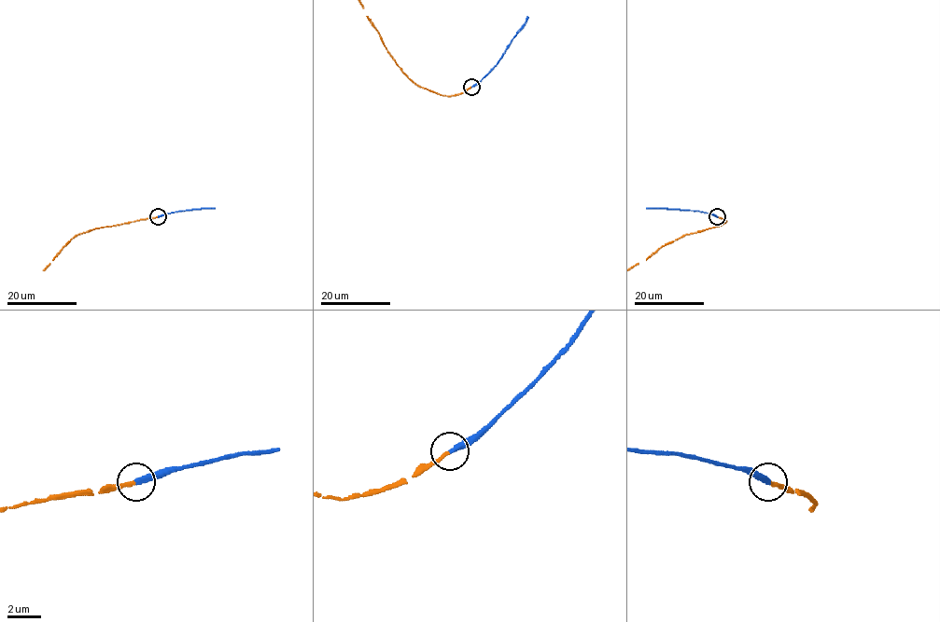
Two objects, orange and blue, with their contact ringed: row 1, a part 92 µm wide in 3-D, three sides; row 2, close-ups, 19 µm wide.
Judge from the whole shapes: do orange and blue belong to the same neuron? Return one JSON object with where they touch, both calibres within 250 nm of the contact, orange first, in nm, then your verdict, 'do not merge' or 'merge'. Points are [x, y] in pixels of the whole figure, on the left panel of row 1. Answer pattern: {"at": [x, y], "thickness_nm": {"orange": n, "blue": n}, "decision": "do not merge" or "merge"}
{"at": [158, 216], "thickness_nm": {"orange": 190, "blue": 320}, "decision": "merge"}

